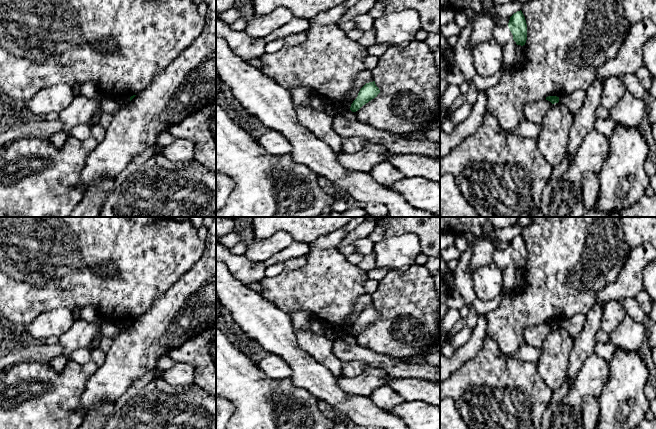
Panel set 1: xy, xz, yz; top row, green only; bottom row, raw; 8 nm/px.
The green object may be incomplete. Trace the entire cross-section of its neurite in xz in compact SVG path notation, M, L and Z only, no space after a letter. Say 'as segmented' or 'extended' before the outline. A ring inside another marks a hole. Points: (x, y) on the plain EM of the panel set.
as segmented | M375 305L366 307L359 315L357 322L351 328L350 334L352 336L358 335L363 329L377 321L380 317Z

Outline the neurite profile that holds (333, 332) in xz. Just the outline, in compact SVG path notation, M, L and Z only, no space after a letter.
M364 293L359 296L353 313L349 317L349 319L343 323L334 325L334 324L327 324L326 330L324 335L331 341L335 341L340 337L350 334L351 328L357 322L360 313L369 306L375 305L373 295Z

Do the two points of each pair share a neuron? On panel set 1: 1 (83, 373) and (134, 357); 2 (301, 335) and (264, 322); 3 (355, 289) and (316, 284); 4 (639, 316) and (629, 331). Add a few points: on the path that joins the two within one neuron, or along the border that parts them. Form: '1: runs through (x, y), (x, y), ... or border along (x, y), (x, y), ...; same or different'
1: border along (99, 367), (89, 379), (84, 389); different
2: border along (293, 329), (297, 343), (308, 353); different
3: runs through (345, 285), (326, 285); same
4: border along (626, 314), (634, 320), (642, 322); different

